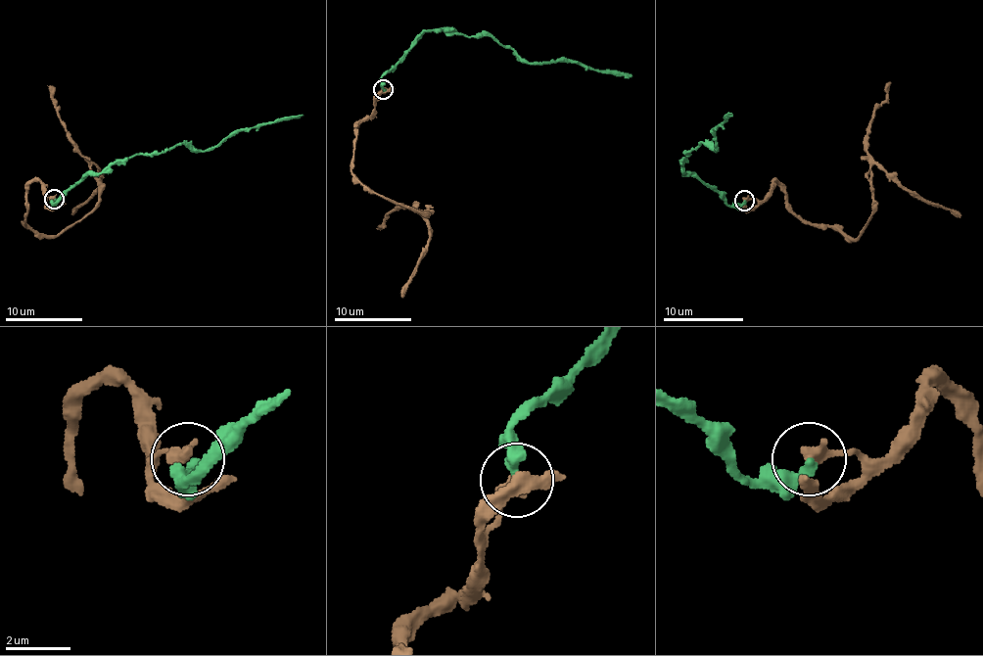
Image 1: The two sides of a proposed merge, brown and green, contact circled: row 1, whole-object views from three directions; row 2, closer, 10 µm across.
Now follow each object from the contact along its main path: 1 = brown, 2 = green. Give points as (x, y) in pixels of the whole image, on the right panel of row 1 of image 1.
1: (744, 201), (762, 201), (775, 183), (806, 220), (858, 237), (872, 205), (870, 166), (880, 164), (960, 216)
2: (744, 201), (729, 205), (691, 172), (683, 172), (687, 153), (700, 143), (716, 151), (716, 128), (729, 113)

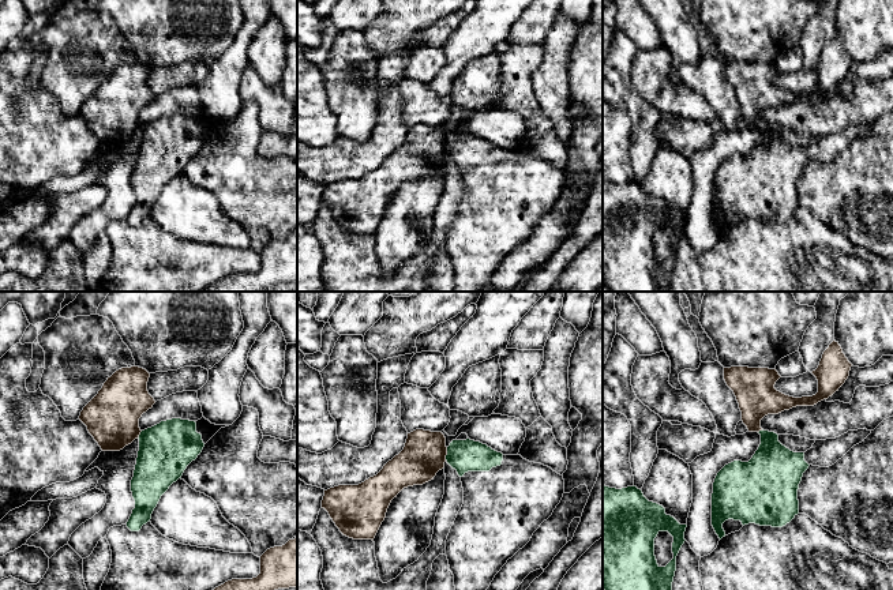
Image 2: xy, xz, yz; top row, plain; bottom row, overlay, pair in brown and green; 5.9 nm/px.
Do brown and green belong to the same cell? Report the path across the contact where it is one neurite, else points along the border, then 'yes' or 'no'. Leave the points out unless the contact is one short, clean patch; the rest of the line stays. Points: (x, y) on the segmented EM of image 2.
border xz (447, 447), (445, 459); no

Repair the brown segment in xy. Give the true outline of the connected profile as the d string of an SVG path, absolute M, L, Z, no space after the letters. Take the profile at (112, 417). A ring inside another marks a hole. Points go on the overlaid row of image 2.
M121 368L108 377L98 394L80 412L79 420L102 451L120 451L139 437L139 418L155 403L147 391L149 377L150 373L143 368Z

